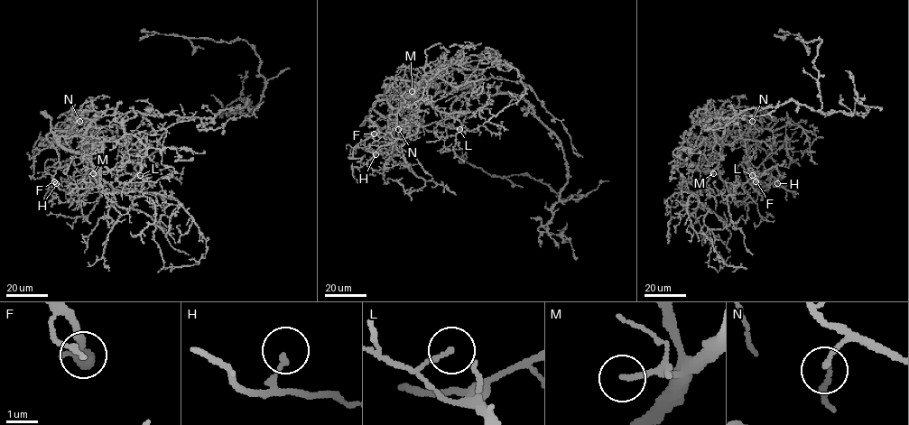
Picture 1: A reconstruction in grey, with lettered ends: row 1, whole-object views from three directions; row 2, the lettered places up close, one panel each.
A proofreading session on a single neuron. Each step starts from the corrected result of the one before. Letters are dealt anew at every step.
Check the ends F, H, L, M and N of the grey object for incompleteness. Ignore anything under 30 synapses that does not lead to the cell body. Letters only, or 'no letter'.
M

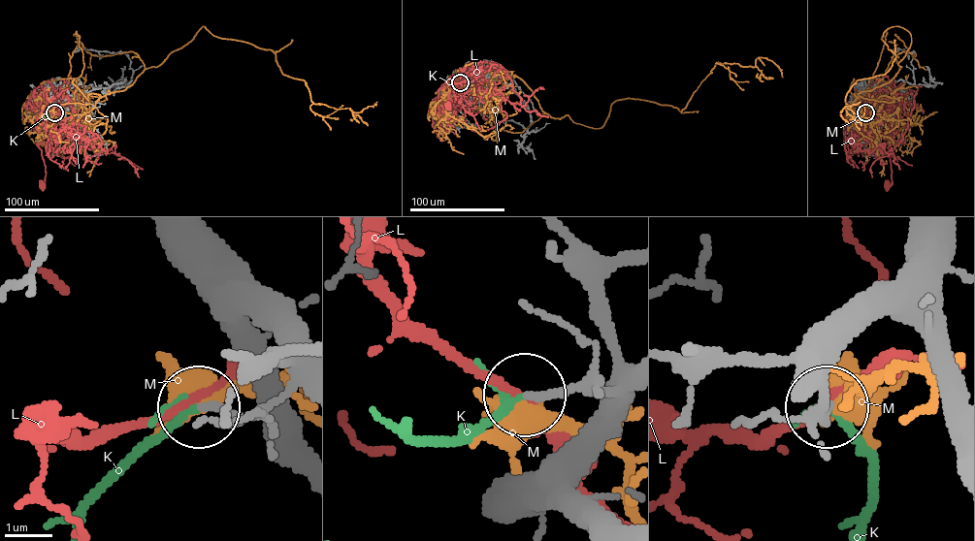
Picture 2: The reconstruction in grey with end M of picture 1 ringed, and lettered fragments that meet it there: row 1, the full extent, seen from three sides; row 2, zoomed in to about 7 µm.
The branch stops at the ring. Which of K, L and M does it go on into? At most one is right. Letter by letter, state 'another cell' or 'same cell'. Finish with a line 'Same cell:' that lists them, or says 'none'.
K: same cell
L: another cell
M: another cell
Same cell: K

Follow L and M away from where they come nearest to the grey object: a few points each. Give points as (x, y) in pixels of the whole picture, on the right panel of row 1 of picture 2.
L: (865, 112), (857, 111), (858, 129), (875, 138), (885, 134), (891, 139), (892, 181), (888, 185)
M: (865, 112), (877, 123), (854, 94), (893, 78), (907, 31), (883, 33), (893, 65), (840, 112), (861, 102)

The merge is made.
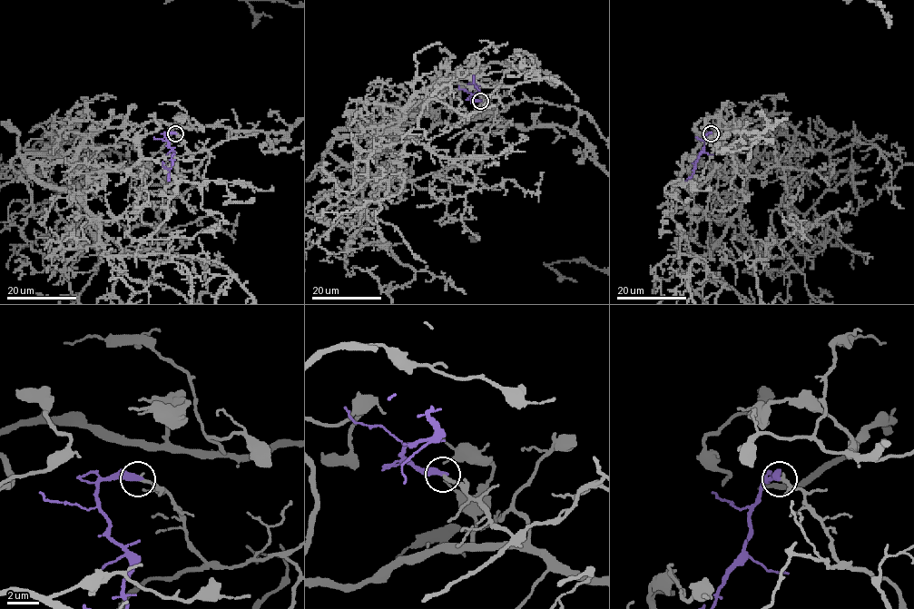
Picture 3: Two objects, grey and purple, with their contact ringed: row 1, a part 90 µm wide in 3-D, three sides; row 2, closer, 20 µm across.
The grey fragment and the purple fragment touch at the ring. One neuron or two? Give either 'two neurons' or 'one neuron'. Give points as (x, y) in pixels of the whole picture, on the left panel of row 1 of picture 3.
one neuron

